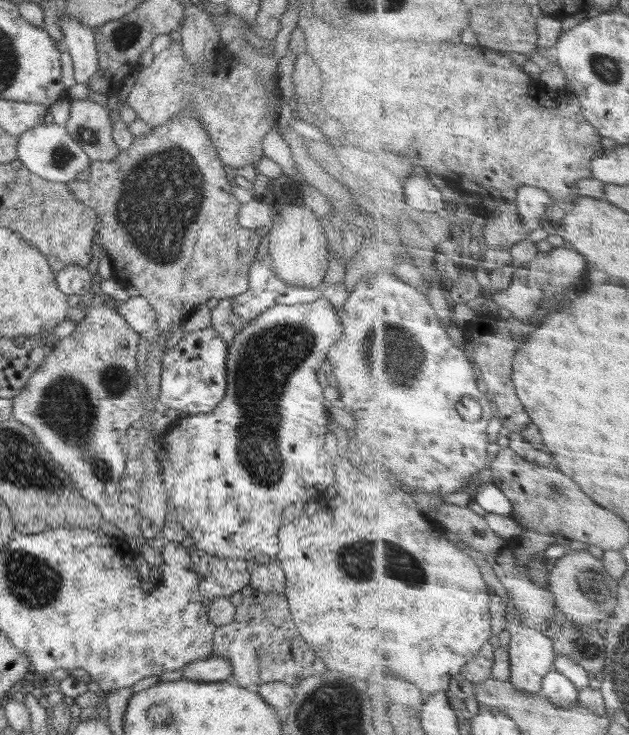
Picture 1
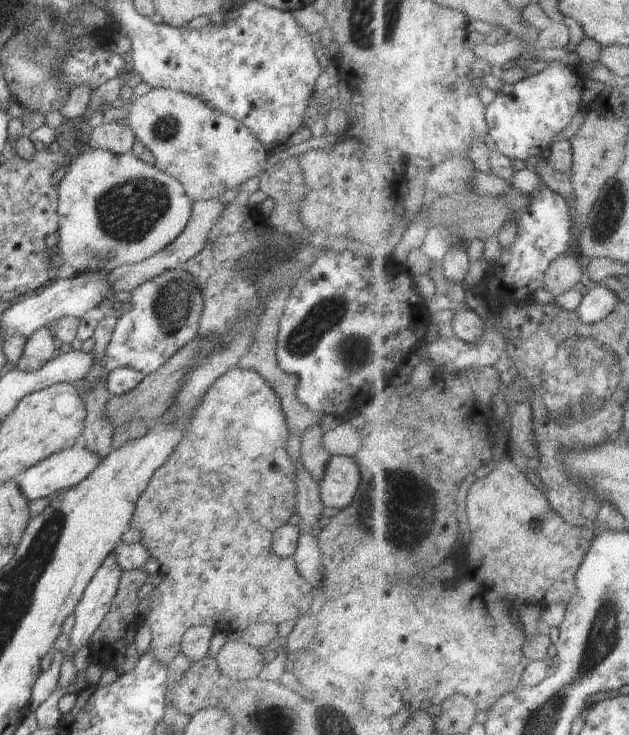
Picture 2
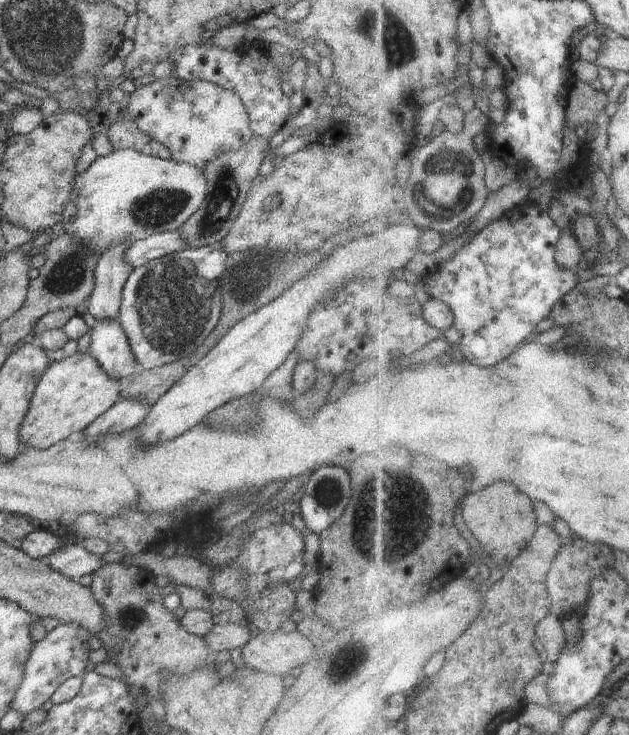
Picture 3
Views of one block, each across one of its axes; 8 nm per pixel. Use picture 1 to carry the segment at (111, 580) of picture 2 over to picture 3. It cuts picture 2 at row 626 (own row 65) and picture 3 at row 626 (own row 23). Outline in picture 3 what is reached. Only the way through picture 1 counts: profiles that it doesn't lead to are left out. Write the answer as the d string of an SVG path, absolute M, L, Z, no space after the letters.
M61 624L56 629L47 632L47 636L33 644L24 664L22 681L14 694L10 709L28 715L34 710L40 709L45 702L51 700L54 692L70 678L79 677L83 679L87 673L86 667L89 663L91 648L88 640L90 635L78 624Z

